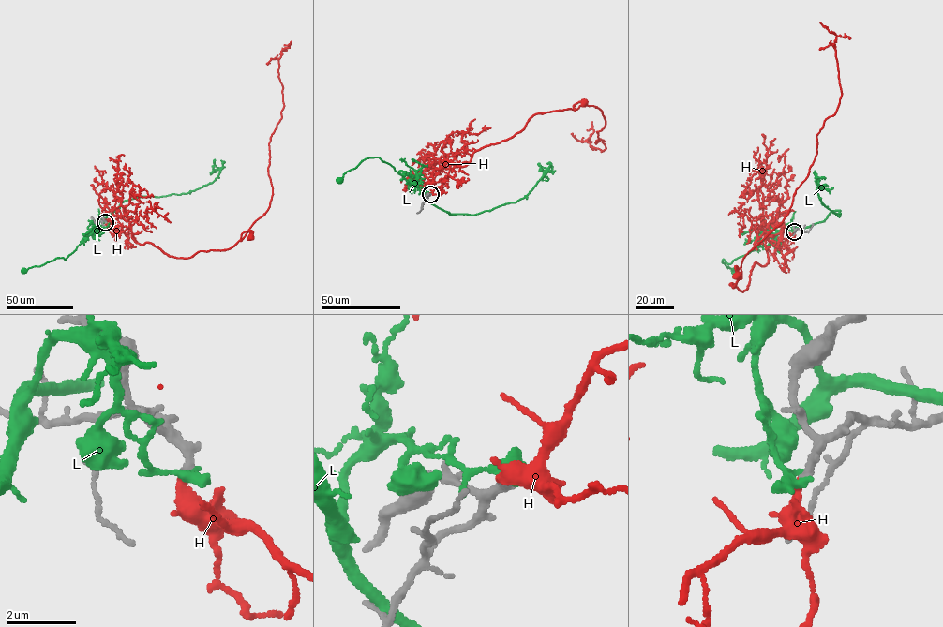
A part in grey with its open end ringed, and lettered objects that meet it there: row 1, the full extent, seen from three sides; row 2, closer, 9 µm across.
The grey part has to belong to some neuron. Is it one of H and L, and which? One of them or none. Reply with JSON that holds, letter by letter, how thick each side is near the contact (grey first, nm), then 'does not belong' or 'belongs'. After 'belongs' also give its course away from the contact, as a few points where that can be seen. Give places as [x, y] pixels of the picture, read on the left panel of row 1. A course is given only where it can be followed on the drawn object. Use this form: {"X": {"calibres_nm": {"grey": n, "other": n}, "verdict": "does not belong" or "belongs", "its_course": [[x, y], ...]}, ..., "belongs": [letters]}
{"H": {"calibres_nm": {"grey": 280, "other": 320}, "verdict": "belongs", "its_course": [[105, 222], [119, 232], [129, 226], [137, 243], [152, 244], [177, 258], [230, 248], [246, 231], [250, 236]]}, "L": {"calibres_nm": {"grey": 280, "other": 360}, "verdict": "does not belong"}, "belongs": ["H"]}

